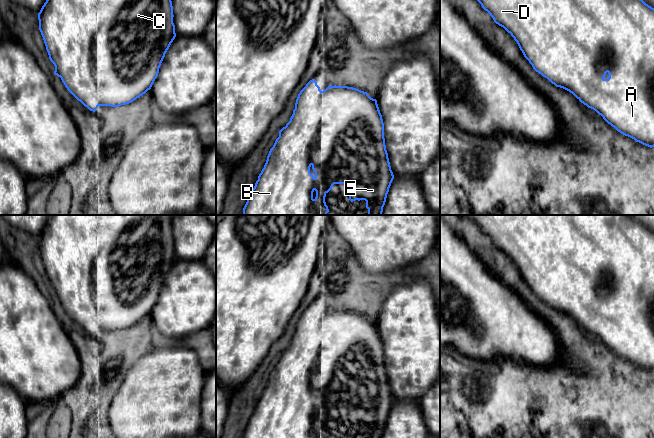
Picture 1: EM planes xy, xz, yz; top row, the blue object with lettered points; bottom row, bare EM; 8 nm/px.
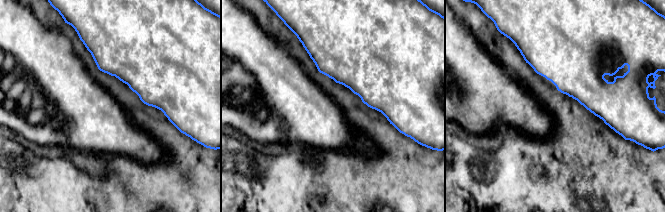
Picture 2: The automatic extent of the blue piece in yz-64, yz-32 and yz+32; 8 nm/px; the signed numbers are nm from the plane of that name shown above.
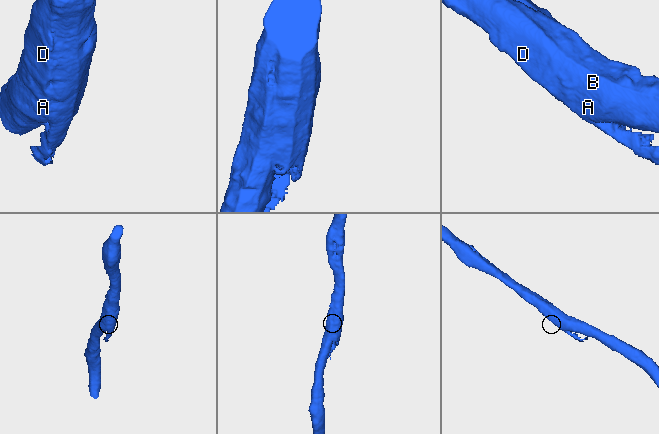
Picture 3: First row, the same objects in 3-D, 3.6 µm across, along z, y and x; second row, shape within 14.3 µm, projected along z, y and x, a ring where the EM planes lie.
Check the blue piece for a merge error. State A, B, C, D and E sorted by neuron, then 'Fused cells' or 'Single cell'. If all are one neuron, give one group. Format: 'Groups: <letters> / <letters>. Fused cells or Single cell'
Groups: A B C D E. Single cell

